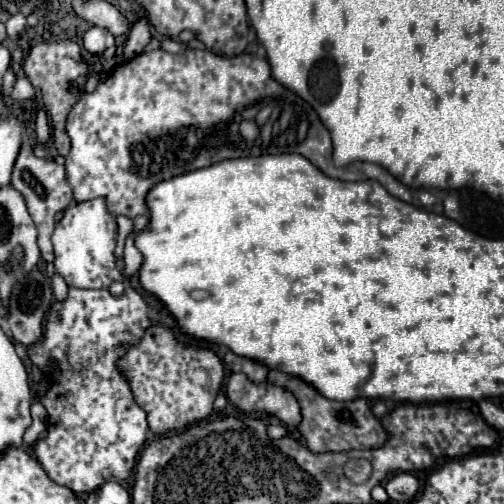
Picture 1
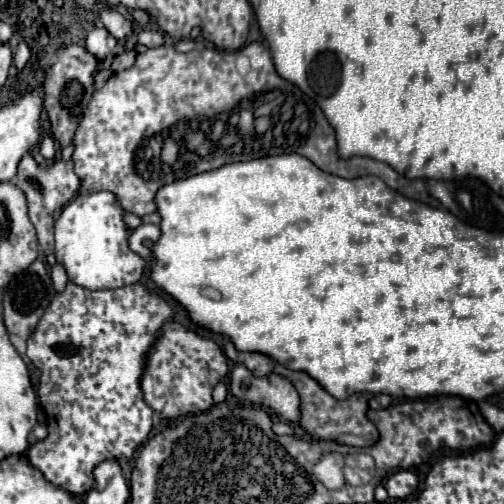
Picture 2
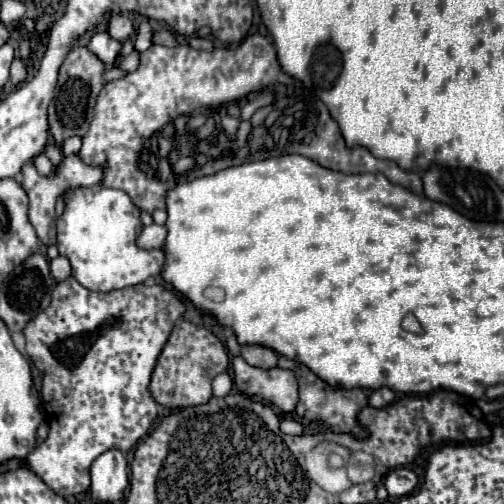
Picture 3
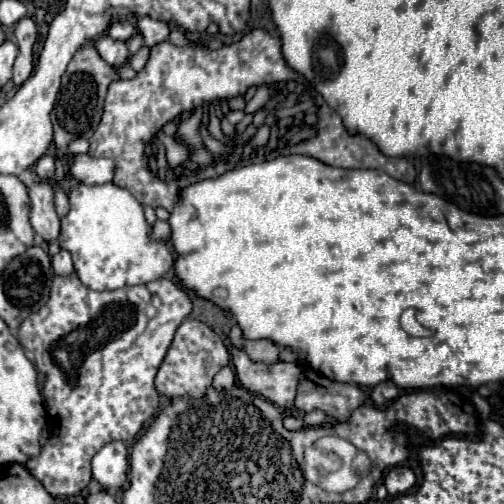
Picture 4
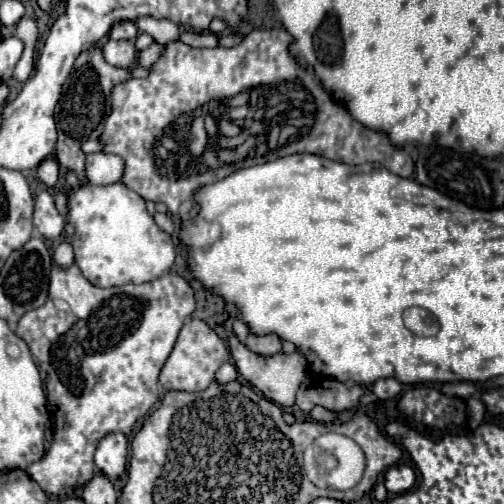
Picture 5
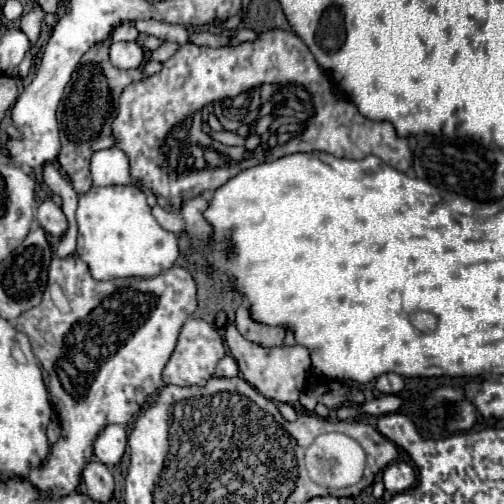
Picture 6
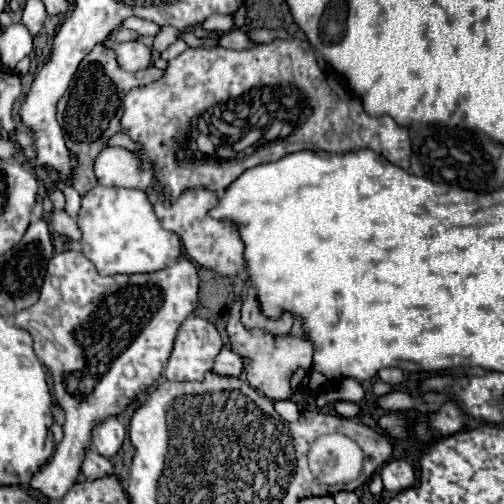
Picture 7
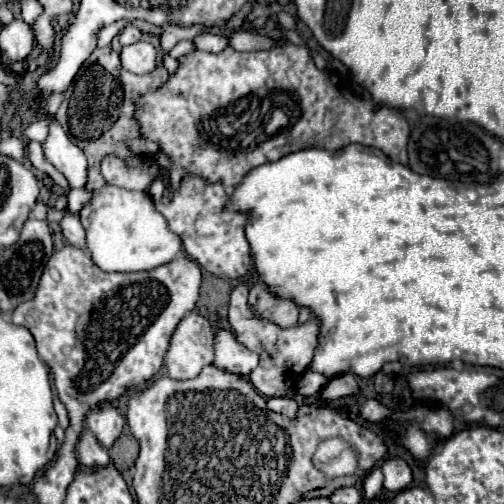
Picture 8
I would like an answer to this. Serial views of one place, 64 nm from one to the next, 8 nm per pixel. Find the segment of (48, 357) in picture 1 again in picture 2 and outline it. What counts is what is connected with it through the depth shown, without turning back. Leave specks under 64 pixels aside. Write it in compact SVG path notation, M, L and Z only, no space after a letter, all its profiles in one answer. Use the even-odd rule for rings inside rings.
M72 282L66 284L64 292L58 292L38 326L28 338L28 358L42 372L38 398L46 412L48 436L28 450L28 460L36 470L44 474L48 482L70 492L86 494L94 480L92 468L108 456L120 456L126 464L136 448L148 438L152 430L154 410L146 404L142 394L142 376L150 350L162 336L162 326L174 316L174 308L162 294L148 292L142 284L130 284L116 290L90 292Z

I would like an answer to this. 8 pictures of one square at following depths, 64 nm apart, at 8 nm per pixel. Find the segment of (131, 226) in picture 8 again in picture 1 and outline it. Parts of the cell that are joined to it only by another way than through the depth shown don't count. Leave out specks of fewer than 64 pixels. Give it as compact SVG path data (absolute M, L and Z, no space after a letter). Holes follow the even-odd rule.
M104 196L66 208L52 234L56 272L64 276L68 286L74 288L108 288L112 282L130 282L130 276L124 272L124 258L118 258L114 254L116 236L116 216L108 210Z

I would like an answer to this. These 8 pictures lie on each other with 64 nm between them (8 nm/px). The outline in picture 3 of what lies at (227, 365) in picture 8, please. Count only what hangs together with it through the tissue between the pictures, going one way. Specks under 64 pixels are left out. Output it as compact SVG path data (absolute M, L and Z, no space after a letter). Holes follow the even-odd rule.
M220 372L220 374L214 378L212 388L214 388L214 394L216 394L216 396L226 396L226 394L234 388L232 376L230 376L228 372Z

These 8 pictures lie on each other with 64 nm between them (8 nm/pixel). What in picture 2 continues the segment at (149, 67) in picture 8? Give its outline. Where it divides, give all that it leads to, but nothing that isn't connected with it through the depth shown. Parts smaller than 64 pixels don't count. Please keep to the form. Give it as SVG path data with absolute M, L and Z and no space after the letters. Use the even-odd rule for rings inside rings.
M94 28L88 38L86 38L86 50L92 52L98 60L104 60L106 56L112 54L116 46L116 40L110 36L110 32L106 28Z

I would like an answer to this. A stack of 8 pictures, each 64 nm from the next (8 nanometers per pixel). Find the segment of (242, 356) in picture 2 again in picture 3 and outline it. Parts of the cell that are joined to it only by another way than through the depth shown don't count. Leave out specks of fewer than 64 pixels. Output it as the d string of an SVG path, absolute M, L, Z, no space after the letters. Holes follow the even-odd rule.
M230 334L226 338L226 346L234 356L244 356L244 360L252 366L274 368L278 362L278 354L272 348L266 348L260 344L238 344L236 334Z

